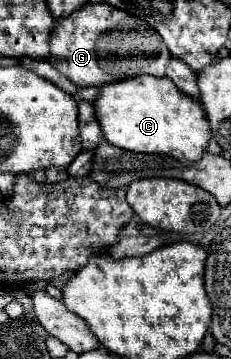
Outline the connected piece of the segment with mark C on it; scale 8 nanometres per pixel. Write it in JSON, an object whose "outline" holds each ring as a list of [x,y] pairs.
{"outline":[[[143,74],[107,84],[95,100],[95,114],[107,142],[113,146],[143,154],[167,154],[183,164],[195,164],[211,140],[203,104],[187,98],[169,78]]]}

